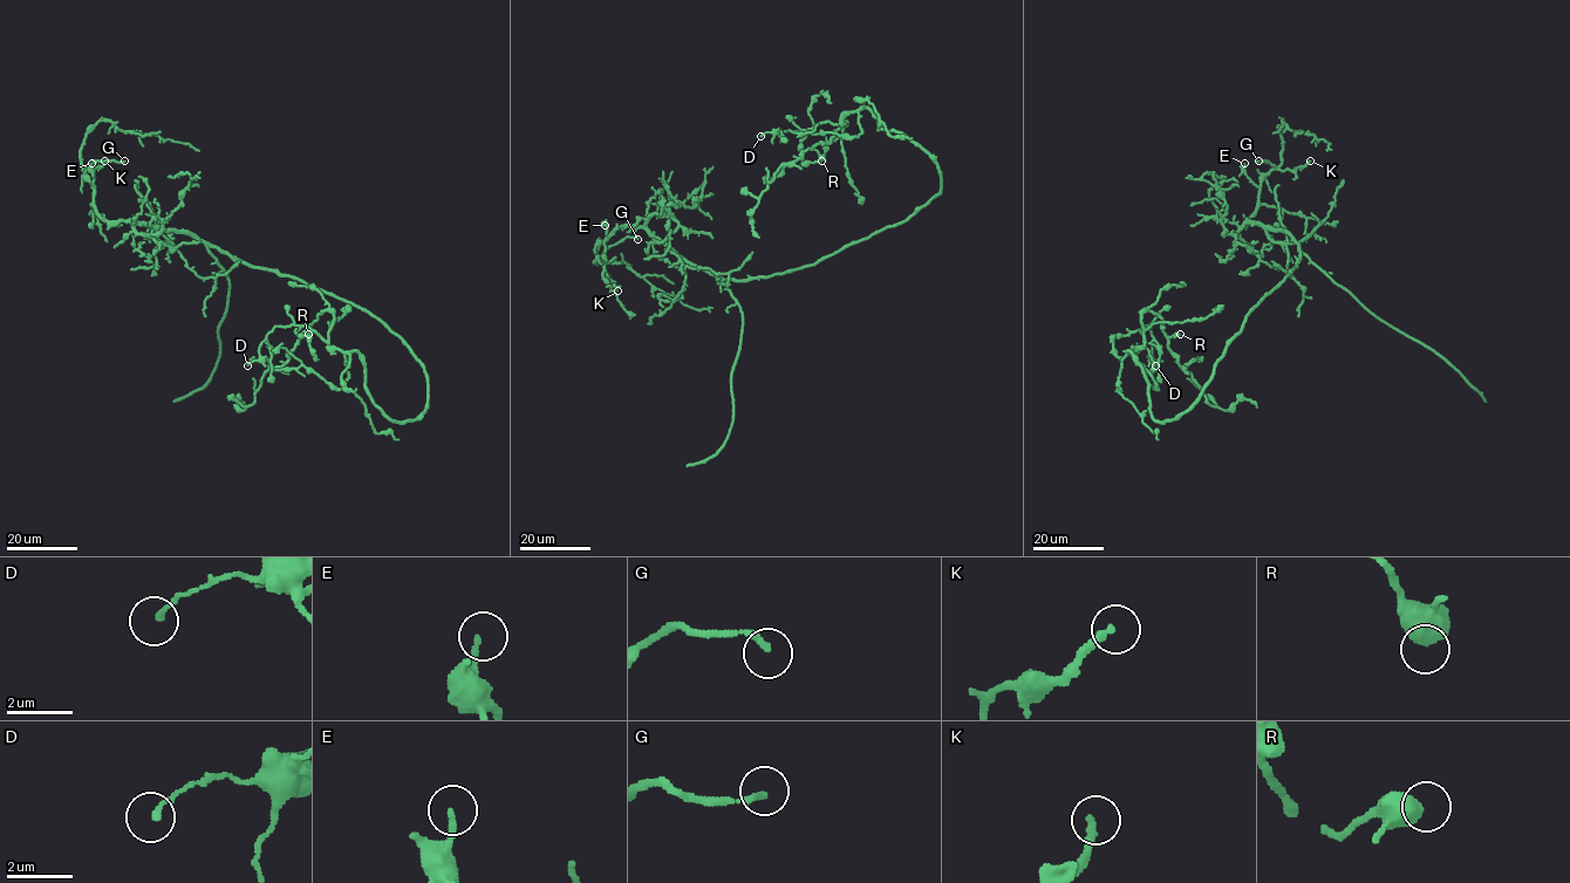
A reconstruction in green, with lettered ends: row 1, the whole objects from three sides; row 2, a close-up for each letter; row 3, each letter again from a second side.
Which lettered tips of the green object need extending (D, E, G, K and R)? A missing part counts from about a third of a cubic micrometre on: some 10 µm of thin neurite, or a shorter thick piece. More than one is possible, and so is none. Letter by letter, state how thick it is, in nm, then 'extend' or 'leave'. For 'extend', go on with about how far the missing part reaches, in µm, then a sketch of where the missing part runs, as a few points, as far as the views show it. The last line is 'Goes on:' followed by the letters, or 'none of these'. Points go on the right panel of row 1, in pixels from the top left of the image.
D: 150 nm | leave
E: 200 nm | leave
G: 200 nm | leave
K: 240 nm | leave
R: 460 nm | leave
Goes on: none of these

